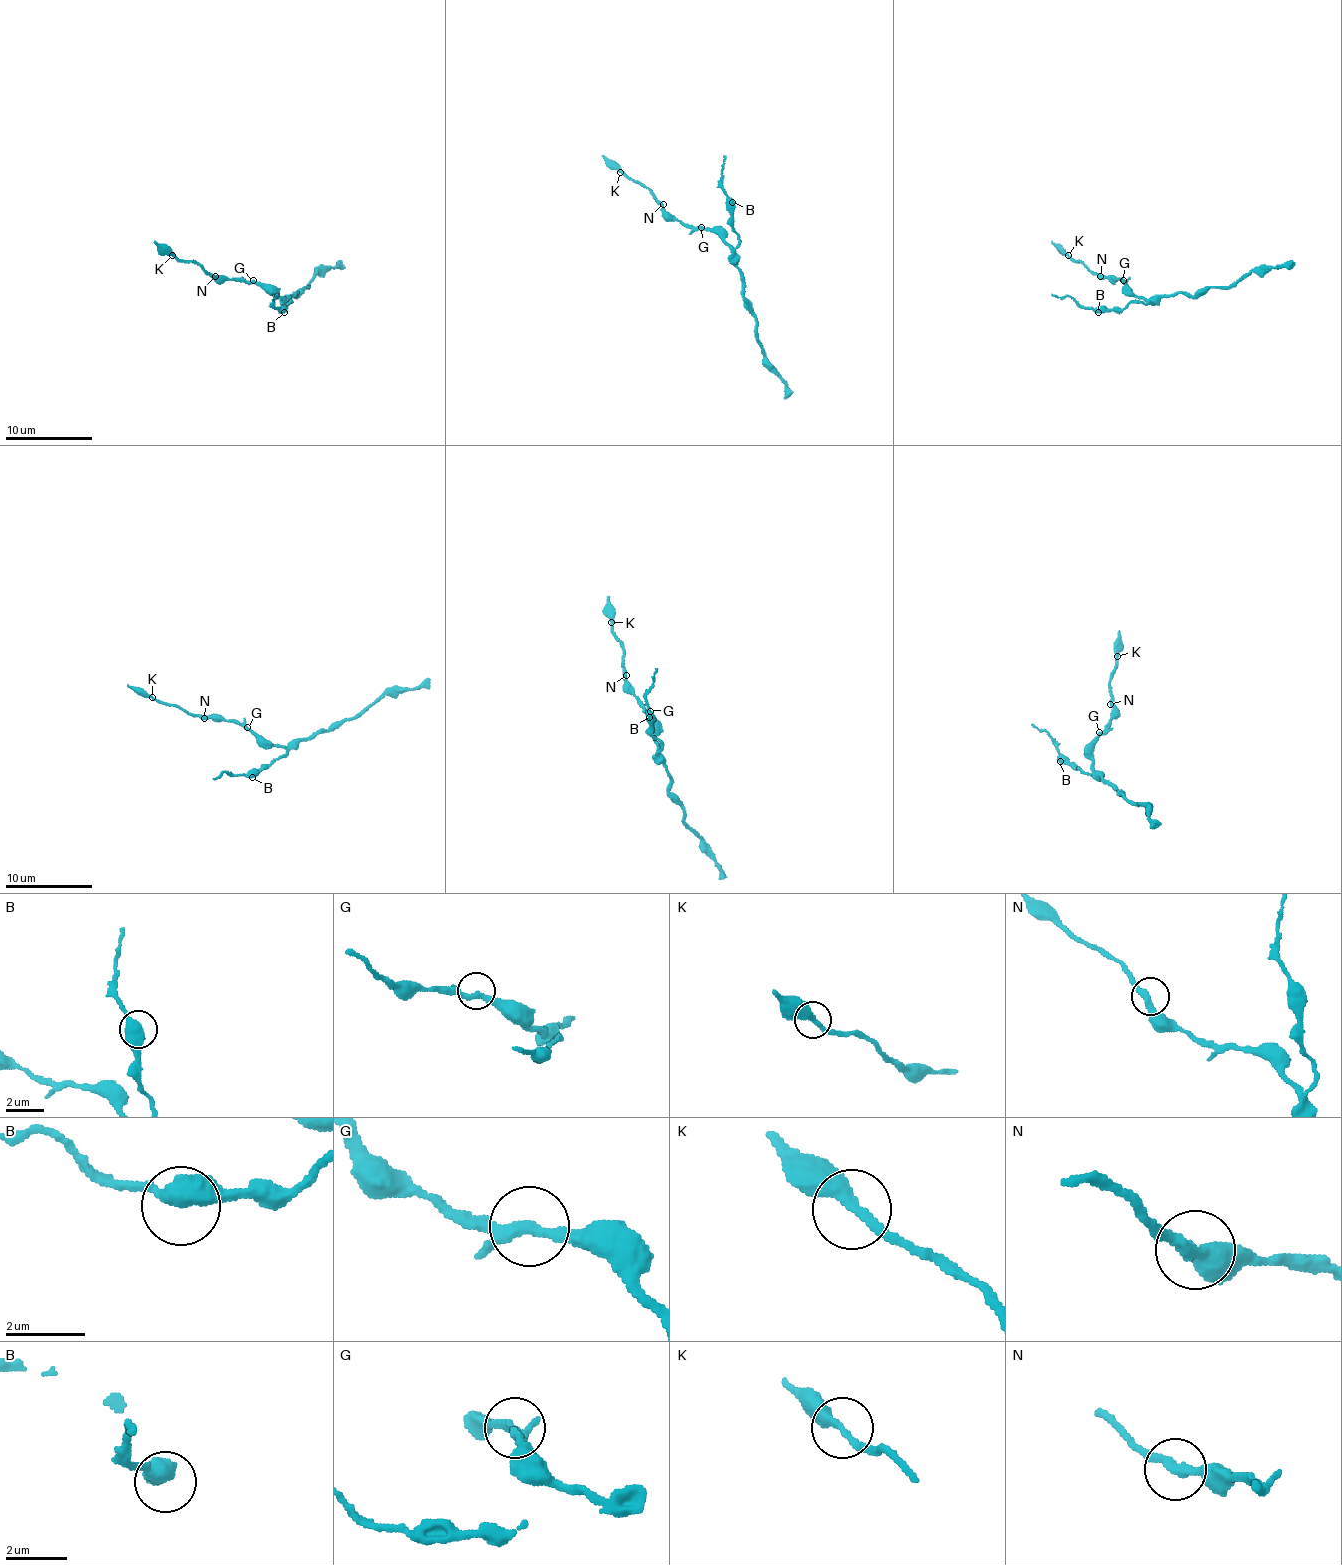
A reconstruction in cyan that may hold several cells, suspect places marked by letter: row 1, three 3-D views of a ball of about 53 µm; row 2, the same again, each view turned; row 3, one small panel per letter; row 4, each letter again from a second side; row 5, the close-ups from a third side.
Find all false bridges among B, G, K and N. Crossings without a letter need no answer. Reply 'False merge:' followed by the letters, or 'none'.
False merge: none

